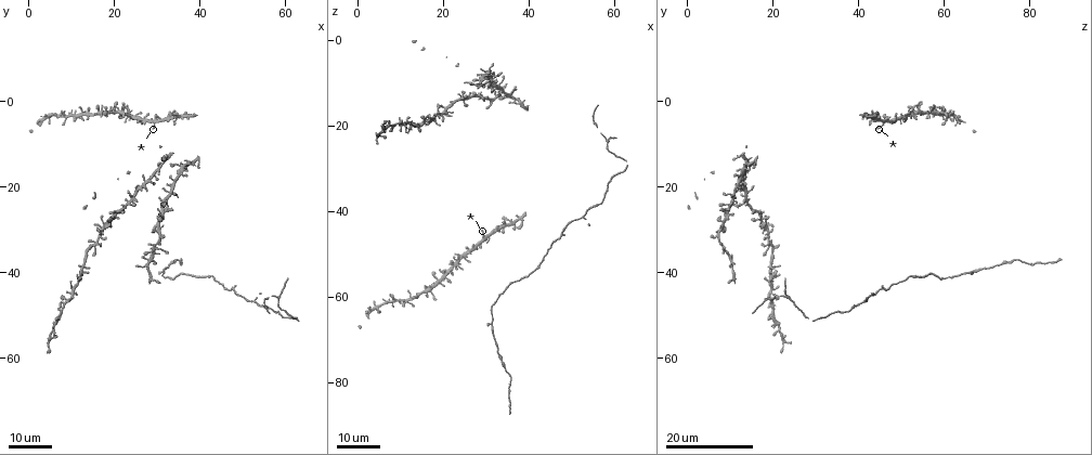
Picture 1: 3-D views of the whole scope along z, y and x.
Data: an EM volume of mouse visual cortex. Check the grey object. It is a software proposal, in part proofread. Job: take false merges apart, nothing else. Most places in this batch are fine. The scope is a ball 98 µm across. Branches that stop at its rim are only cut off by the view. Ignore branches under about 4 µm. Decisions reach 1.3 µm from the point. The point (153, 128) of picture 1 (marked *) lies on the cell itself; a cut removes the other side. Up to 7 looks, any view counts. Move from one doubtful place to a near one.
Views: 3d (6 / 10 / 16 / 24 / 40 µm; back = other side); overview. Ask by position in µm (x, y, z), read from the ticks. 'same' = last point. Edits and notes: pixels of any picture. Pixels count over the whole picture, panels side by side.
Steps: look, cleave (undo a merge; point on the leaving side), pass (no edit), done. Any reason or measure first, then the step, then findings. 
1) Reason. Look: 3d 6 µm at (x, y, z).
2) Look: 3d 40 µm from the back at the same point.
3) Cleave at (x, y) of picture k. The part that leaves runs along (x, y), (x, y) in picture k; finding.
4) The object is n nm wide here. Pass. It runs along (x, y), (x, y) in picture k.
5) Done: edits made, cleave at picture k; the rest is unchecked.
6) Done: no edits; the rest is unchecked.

Four or more arms meet. Look: 3d 24 µm at (24.0, 22.0, 13.5).

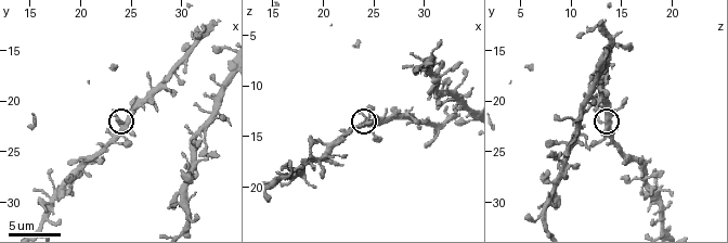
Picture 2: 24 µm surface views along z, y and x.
Look: 3d 10 µm at (24.2, 22.2, 13.6).

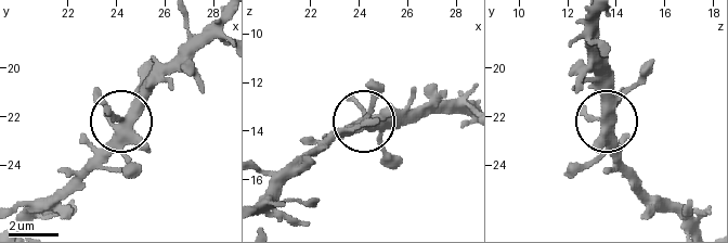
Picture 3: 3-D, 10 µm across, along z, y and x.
Pass. One cell here.

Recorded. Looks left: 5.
Thick turns thin. Look: 3d 16 µm at (9.0, 46.5, 19.5).

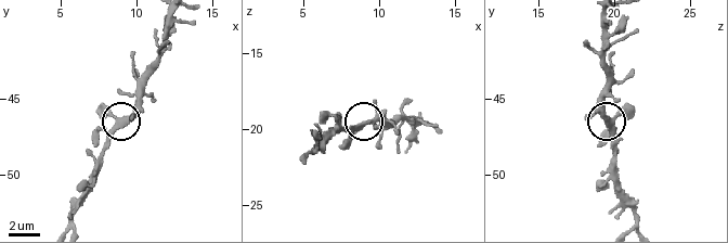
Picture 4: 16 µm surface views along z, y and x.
Look: 3d 6 µm at (9.2, 46.6, 19.6).

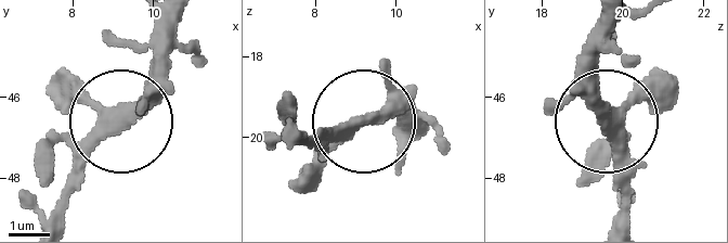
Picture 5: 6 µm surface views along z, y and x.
Pass. It runs along (606, 17), (595, 100), (626, 210) in picture 5; all the same cell.

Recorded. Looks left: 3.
Three arms meet. Look: 3d 16 µm at (4.5, 56.5, 22.0).

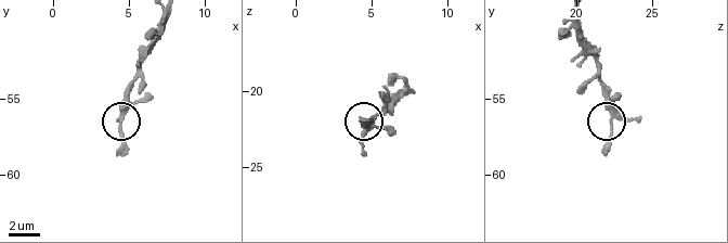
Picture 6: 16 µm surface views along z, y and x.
Look: 3d 6 µm at (4.4, 57.0, 22.4).

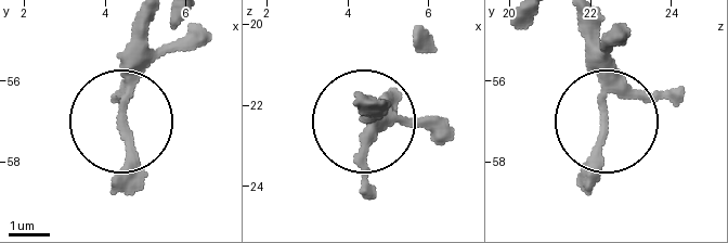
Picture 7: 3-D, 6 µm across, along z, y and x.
Pass. It runs along (593, 21), (606, 122) in picture 7; one cell here.

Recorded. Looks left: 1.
Done: no edits; the rest is unchecked.

